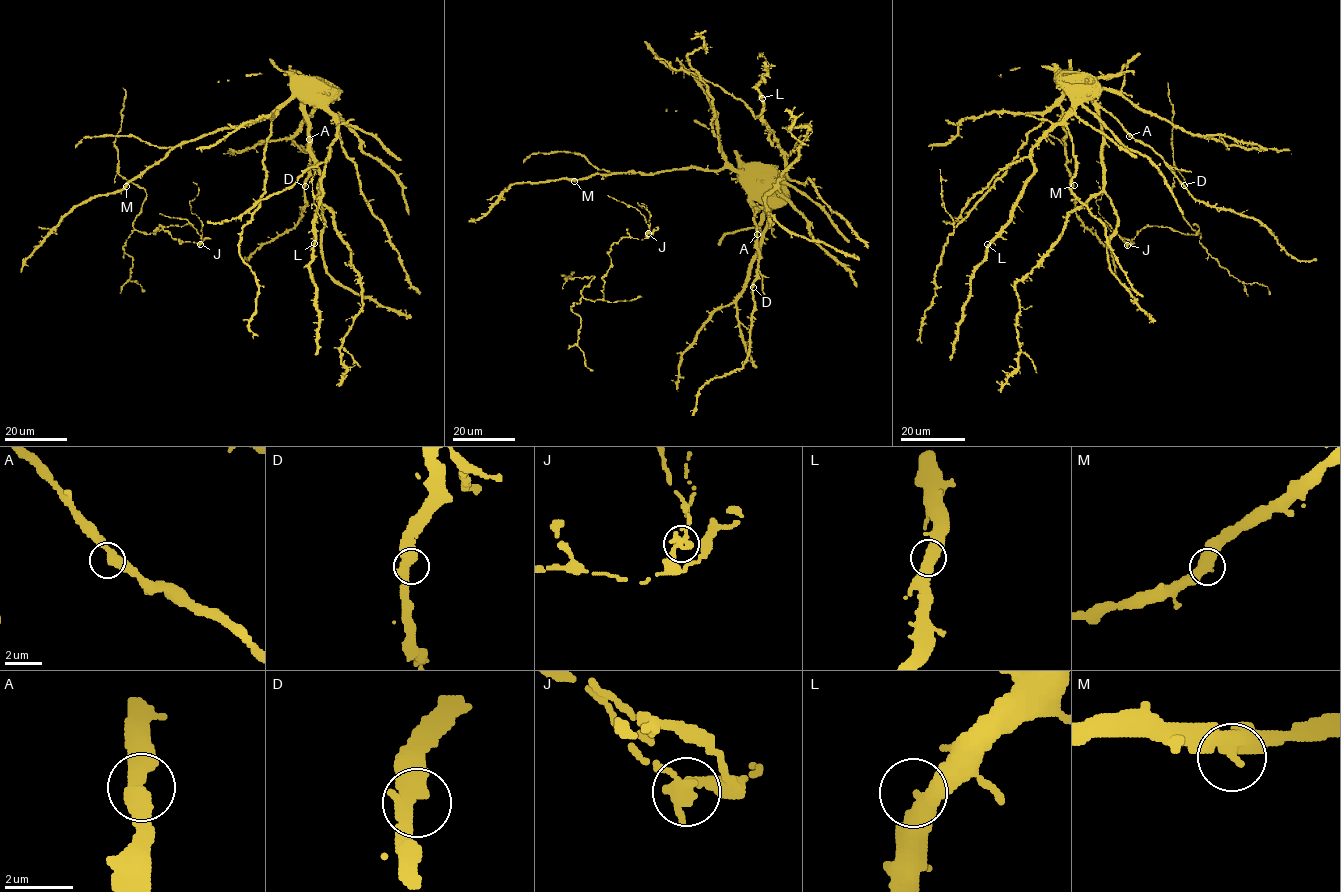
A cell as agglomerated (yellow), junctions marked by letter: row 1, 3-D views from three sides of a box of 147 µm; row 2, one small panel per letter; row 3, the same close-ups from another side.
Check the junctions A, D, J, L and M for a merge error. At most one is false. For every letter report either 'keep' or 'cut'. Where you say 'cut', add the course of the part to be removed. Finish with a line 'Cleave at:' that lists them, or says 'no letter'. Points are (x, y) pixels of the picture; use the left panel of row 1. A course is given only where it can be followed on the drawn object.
A: keep
D: keep
J: cut | (200, 244), (202, 223), (191, 212), (189, 202), (198, 193), (193, 182)
L: keep
M: keep
Cleave at: J

